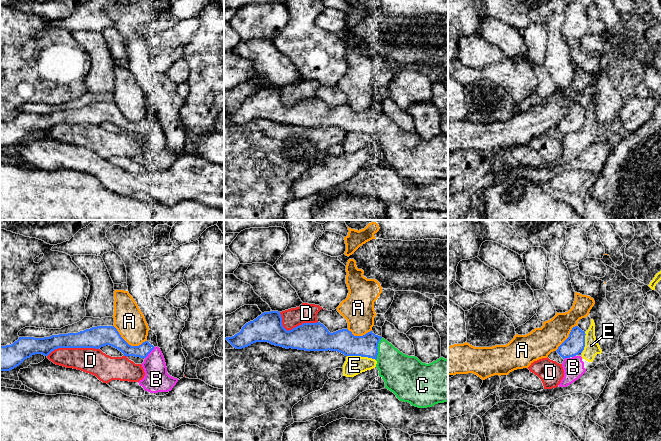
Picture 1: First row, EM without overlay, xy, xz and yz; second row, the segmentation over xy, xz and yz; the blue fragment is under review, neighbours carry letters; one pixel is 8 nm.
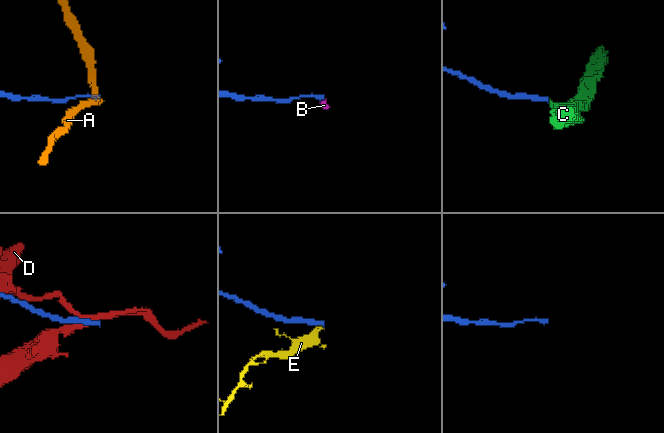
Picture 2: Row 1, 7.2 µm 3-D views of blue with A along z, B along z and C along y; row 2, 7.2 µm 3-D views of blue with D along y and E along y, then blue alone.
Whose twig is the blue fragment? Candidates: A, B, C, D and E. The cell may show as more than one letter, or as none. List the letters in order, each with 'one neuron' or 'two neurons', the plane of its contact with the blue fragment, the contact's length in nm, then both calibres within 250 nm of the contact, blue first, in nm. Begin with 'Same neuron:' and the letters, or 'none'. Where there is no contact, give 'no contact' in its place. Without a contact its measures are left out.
Same neuron: C
A: two neurons | xy | 300 nm | 170/240 nm
B: two neurons | xy | 120 nm | 110/200 nm
C: one neuron | xz | 190 nm | 180/280 nm
D: two neurons | xy | 420 nm | 180/200 nm
E: two neurons | xz | 240 nm | 190/160 nm

